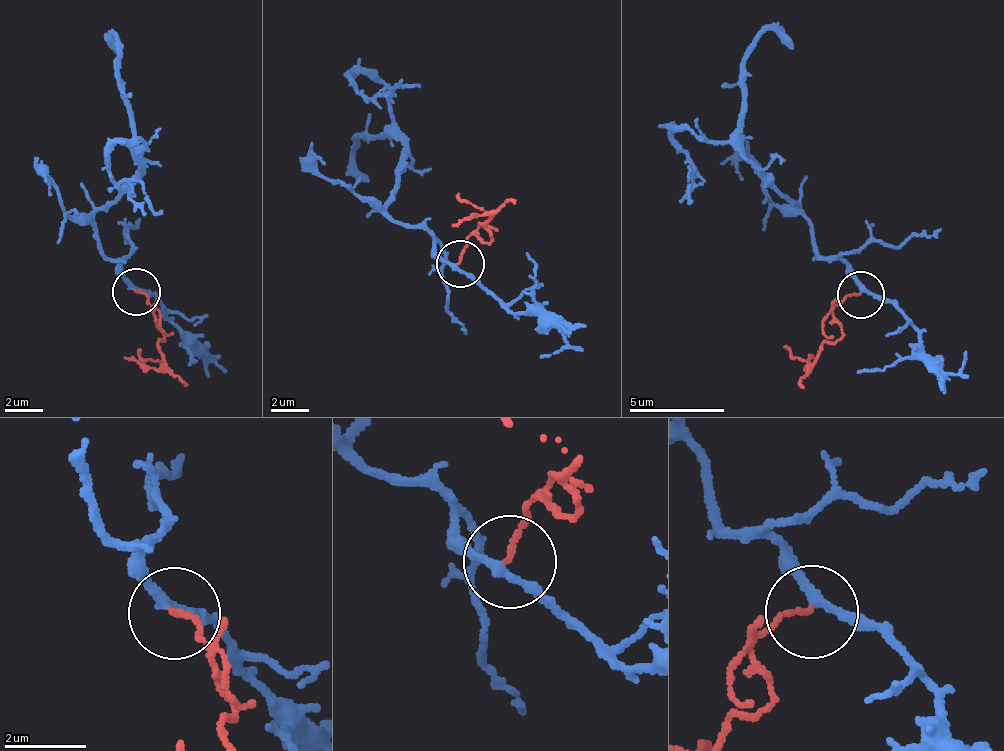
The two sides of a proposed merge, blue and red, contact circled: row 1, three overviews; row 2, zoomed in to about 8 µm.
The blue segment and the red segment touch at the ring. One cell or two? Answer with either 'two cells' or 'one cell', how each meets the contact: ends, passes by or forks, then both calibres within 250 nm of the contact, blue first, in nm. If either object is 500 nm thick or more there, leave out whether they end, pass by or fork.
one cell; blue passes by; red ends there; 190 nm thick on the blue side, 120 nm on the other

